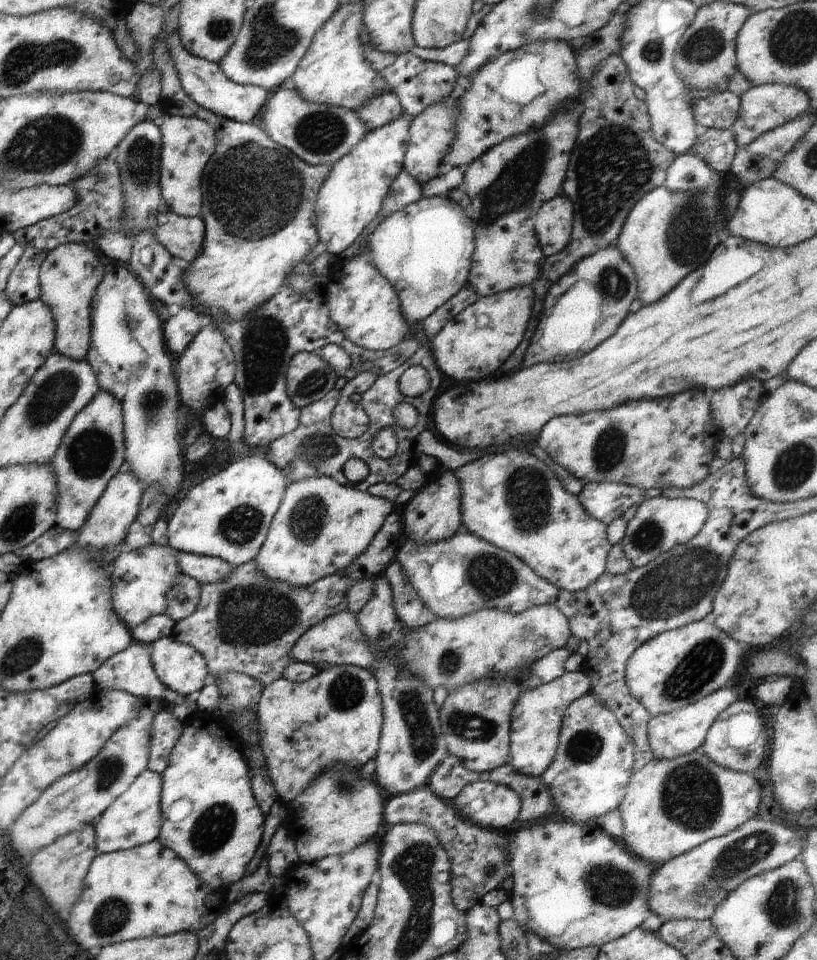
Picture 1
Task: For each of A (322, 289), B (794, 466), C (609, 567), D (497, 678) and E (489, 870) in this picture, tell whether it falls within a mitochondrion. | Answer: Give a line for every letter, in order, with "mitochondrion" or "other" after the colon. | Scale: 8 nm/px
A: other
B: mitochondrion
C: other
D: other
E: mitochondrion

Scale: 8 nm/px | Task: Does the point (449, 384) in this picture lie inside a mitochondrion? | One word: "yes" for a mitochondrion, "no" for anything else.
no

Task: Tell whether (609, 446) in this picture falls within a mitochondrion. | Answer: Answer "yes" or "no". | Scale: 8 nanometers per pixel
yes

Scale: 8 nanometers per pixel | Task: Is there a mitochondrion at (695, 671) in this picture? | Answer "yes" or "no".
yes

